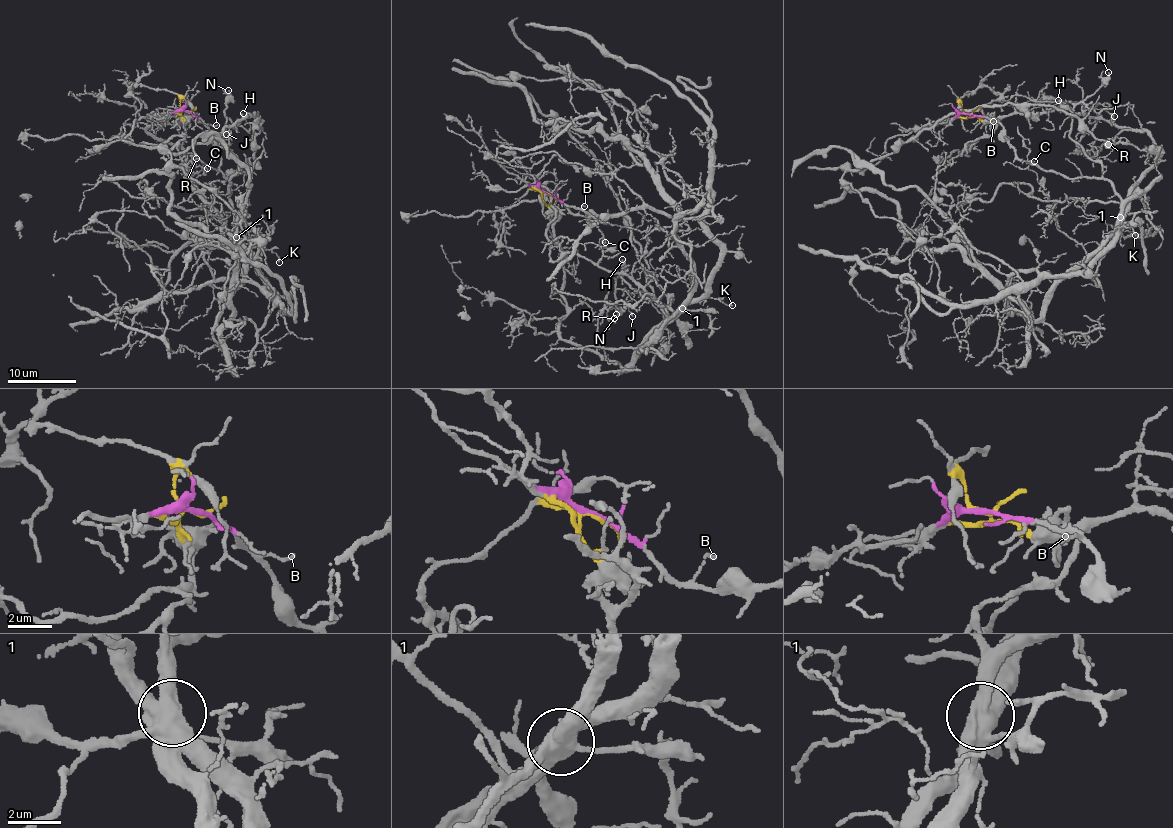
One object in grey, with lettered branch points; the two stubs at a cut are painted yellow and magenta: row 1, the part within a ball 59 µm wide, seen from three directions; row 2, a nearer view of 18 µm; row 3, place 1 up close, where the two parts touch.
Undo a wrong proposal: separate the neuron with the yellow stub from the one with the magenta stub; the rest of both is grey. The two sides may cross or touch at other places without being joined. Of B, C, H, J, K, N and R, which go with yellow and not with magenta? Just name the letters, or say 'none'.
C, R

